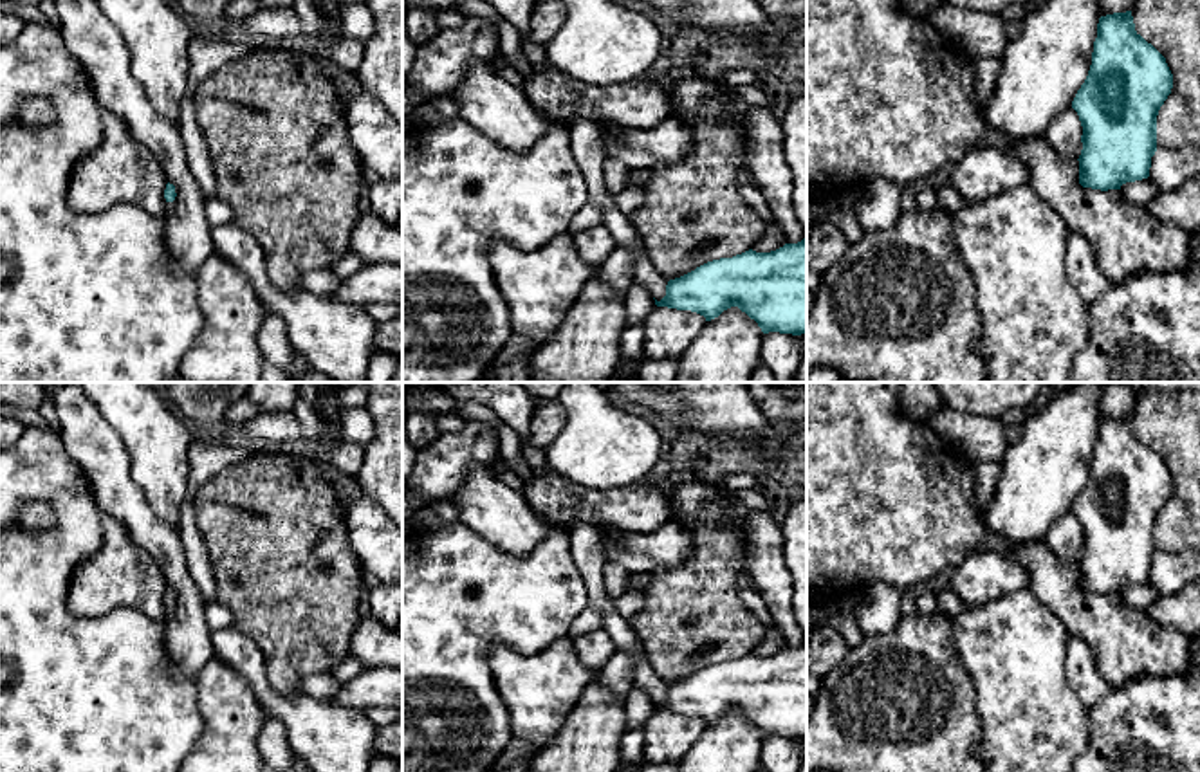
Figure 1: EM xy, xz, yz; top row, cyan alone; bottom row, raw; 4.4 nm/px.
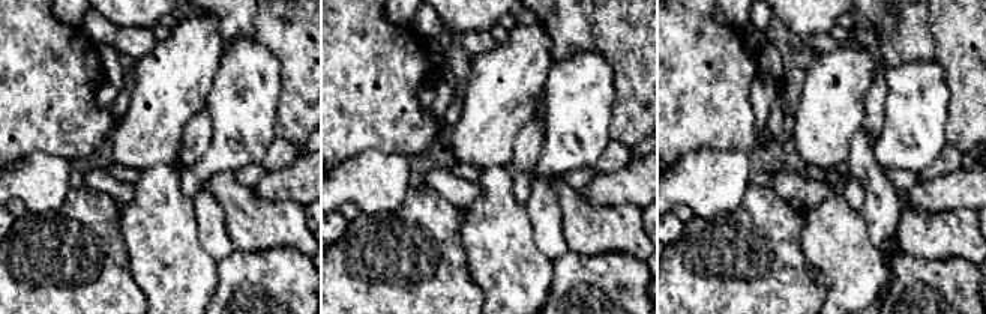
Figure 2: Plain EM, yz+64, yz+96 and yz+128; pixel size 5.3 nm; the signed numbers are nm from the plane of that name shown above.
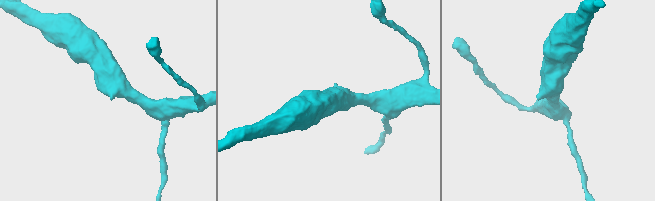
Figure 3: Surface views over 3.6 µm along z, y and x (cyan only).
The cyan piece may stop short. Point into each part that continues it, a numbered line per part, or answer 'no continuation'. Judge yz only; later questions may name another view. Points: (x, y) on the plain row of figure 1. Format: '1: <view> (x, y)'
no continuation

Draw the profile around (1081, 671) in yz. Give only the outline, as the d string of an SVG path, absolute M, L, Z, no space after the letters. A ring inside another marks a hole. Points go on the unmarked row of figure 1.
M1070 635L1066 642L1065 678L1088 711L1112 689L1108 680L1099 673L1090 646L1075 635Z

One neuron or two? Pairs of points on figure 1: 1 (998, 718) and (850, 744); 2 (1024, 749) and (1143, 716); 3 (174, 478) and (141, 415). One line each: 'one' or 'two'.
1: two
2: two
3: one

